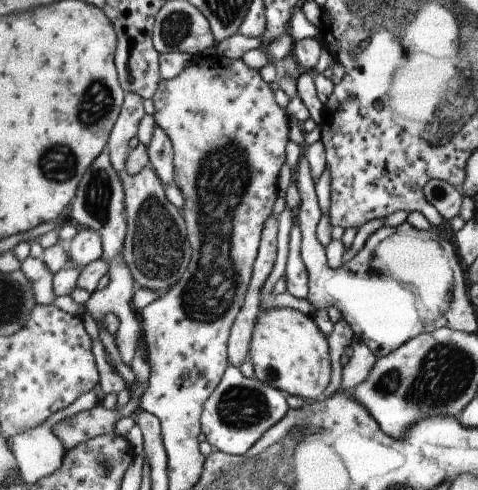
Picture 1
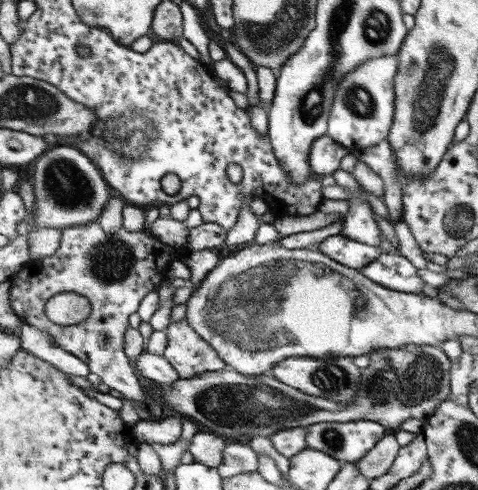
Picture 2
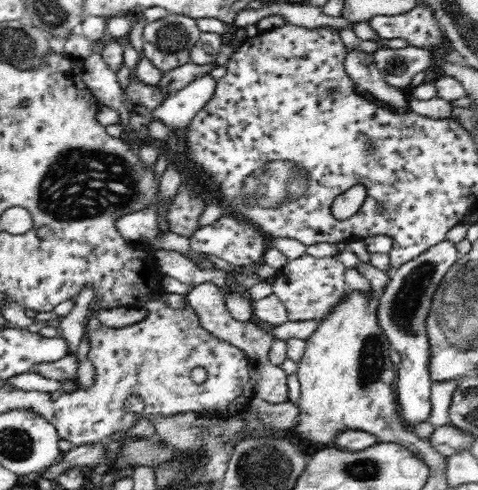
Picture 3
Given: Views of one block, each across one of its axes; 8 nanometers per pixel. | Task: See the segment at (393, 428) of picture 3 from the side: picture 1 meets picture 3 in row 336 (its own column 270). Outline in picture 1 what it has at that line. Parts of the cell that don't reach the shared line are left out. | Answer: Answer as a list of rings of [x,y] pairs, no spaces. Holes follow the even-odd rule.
[[[279,308],[261,312],[253,324],[249,342],[249,360],[259,382],[281,390],[283,394],[299,396],[305,400],[317,400],[331,382],[331,358],[329,342],[315,328],[313,318],[299,310]]]

